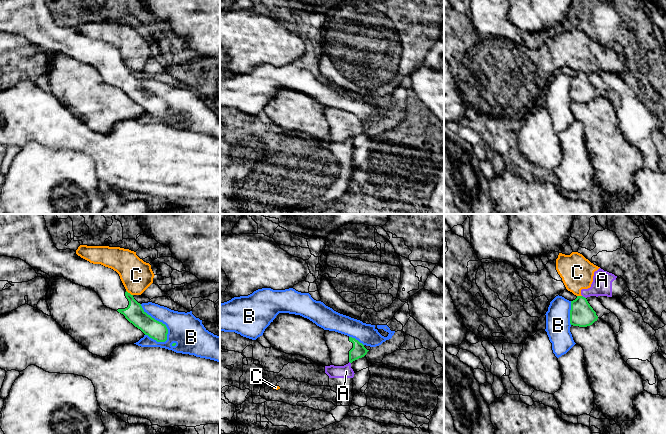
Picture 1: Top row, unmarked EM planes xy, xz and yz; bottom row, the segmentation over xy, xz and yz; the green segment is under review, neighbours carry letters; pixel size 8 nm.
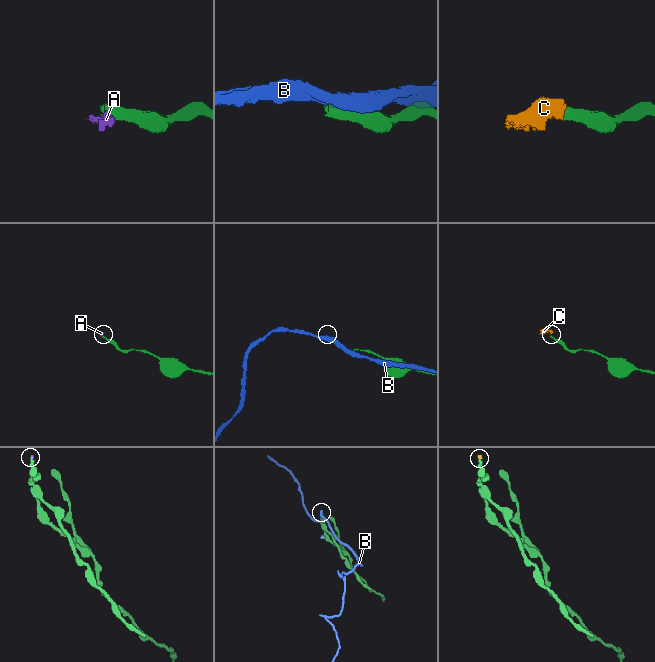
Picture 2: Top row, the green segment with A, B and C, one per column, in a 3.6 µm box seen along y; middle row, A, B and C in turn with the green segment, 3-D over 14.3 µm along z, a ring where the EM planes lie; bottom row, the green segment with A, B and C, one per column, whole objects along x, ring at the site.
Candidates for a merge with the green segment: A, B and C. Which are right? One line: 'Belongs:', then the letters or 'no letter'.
Belongs: no letter

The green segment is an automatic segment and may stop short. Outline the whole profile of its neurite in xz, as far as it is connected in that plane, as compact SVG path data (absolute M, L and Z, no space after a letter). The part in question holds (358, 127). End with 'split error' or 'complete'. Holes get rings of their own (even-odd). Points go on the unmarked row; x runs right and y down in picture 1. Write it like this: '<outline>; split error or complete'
M325 106L324 112L330 127L331 139L334 142L352 139L364 133L369 127L358 116L347 111Z; split error

